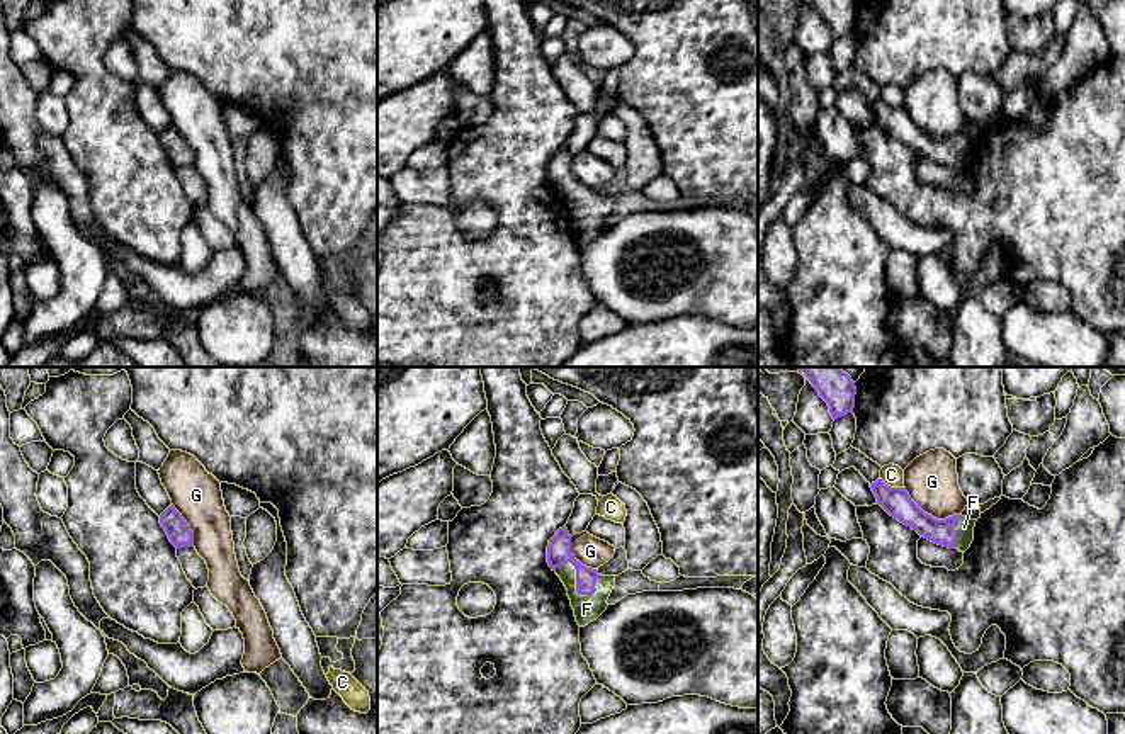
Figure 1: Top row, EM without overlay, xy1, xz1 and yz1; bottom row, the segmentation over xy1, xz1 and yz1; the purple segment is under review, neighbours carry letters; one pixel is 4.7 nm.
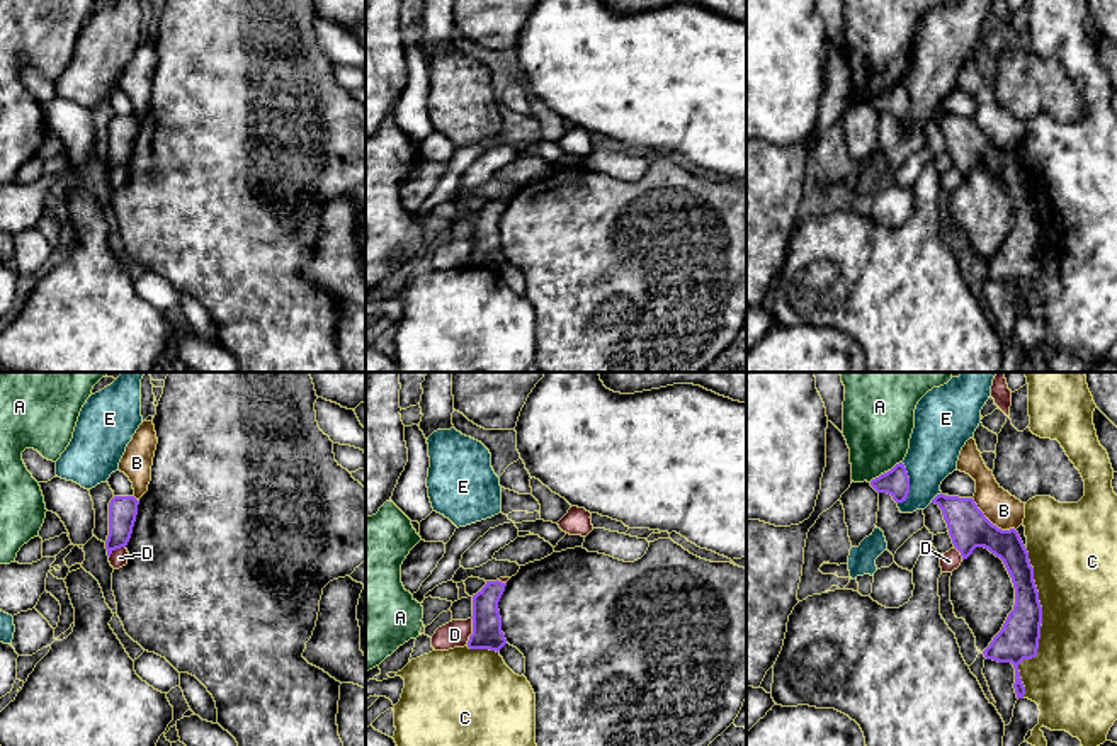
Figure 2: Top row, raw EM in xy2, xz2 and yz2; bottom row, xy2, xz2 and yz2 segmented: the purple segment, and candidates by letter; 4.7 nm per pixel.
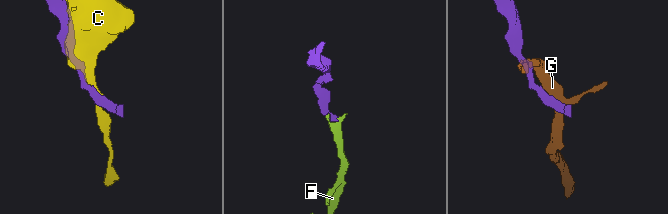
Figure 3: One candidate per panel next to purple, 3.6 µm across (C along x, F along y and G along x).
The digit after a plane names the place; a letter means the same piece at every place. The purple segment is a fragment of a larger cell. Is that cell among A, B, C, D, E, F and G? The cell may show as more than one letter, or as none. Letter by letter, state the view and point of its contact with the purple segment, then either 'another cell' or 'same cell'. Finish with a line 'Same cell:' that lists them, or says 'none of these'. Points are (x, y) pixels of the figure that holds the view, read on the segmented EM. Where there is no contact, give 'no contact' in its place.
A: contact yz2 (884, 473); another cell
B: contact yz2 (990, 522); another cell
C: contact yz2 (1041, 626); another cell
D: contact xz2 (473, 631); another cell
E: contact yz2 (908, 485); another cell
F: contact xz1 (576, 580); same cell
G: contact yz1 (930, 515); another cell
Same cell: F

